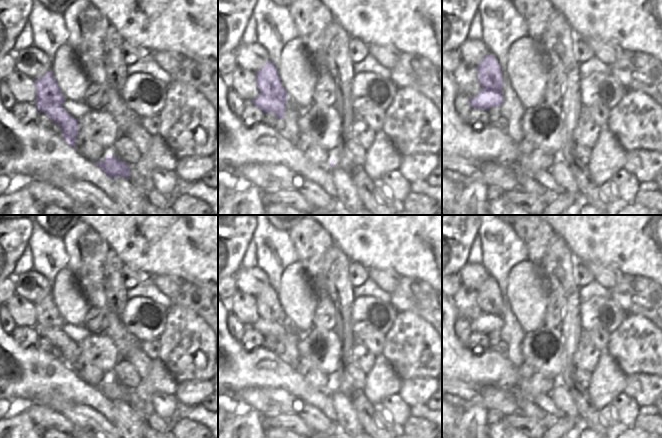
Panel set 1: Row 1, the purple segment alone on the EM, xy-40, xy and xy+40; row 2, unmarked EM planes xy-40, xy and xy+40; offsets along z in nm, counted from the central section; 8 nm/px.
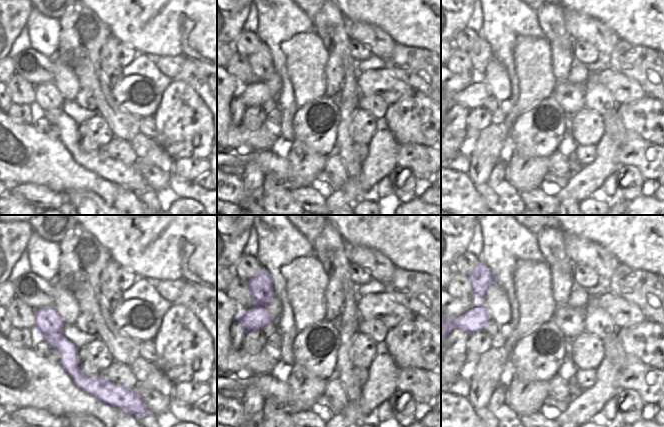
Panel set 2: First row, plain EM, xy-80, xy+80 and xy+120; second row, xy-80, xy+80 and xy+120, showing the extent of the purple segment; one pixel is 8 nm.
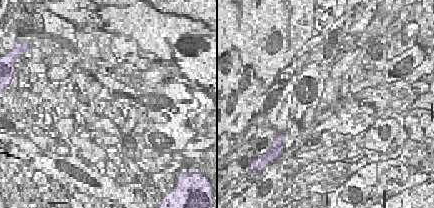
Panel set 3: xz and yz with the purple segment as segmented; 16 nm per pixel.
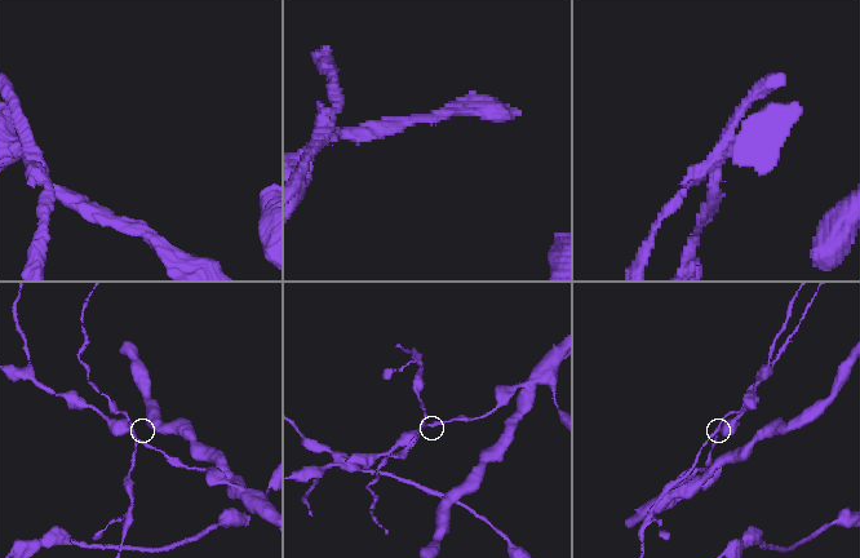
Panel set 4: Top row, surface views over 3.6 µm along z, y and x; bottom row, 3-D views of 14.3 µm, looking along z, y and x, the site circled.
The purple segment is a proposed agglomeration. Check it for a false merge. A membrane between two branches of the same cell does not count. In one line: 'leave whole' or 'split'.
split

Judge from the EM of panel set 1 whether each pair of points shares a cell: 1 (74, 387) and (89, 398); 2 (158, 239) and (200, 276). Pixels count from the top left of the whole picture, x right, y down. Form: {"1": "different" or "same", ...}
{"1": "same", "2": "same"}

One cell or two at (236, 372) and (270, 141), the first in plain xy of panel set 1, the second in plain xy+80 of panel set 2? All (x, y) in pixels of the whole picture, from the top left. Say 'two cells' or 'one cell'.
one cell

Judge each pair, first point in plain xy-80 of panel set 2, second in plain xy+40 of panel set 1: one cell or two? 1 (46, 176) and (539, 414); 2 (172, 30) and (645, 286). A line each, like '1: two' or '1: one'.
1: two
2: two

